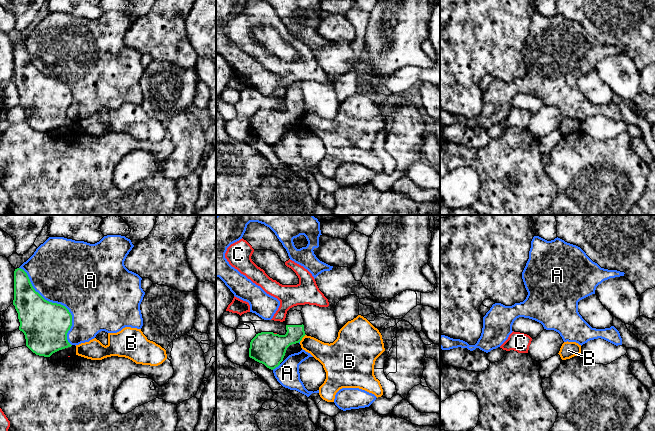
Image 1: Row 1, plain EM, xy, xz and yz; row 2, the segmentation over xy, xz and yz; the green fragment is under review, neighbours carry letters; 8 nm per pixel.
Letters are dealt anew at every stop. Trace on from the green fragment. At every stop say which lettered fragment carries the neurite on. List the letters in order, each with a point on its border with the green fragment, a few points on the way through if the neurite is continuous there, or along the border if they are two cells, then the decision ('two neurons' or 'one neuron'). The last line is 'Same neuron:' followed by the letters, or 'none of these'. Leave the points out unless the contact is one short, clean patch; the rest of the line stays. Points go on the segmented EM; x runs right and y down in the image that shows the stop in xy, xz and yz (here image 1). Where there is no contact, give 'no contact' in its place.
A: meets green in xy at (56, 303); two neurons
B: meets green in xz at (302, 337); border along xz (305, 334), (299, 341); two neurons
C: meets green in xz at (275, 334); border along xz (273, 333), (276, 334); two neurons
Same neuron: none of these

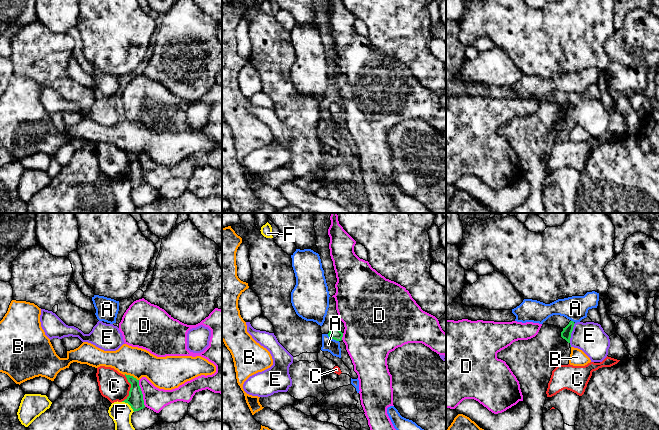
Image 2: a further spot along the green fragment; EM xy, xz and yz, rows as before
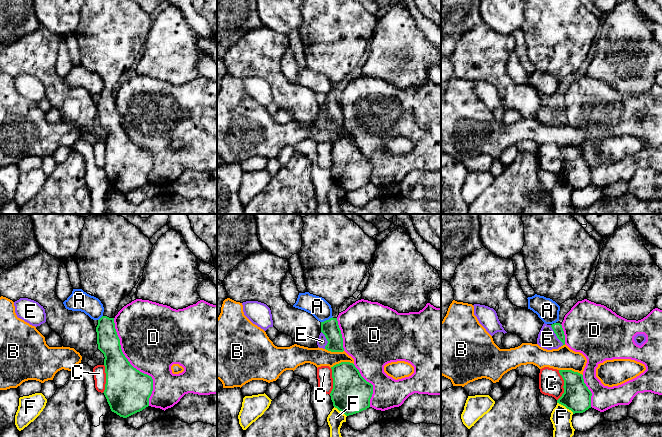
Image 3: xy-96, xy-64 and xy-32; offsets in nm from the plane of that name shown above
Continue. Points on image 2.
A: meets green in xz at (333, 338); border along xz (327, 334), (338, 341); two neurons
B: meets green in xy at (131, 376); border along xy (124, 374), (129, 374), (138, 380); two neurons
C: meets green in xy at (130, 389); border along xy (124, 375), (130, 384), (130, 390), (129, 394), (121, 401); two neurons
D: meets green in xy at (141, 393); two neurons
E: meets green in yz at (571, 332); border along yz (575, 323), (569, 342); two neurons
F: meets green in xy at (129, 404); border along xy (122, 401), (126, 402), (134, 411); two neurons
Same neuron: none of these

